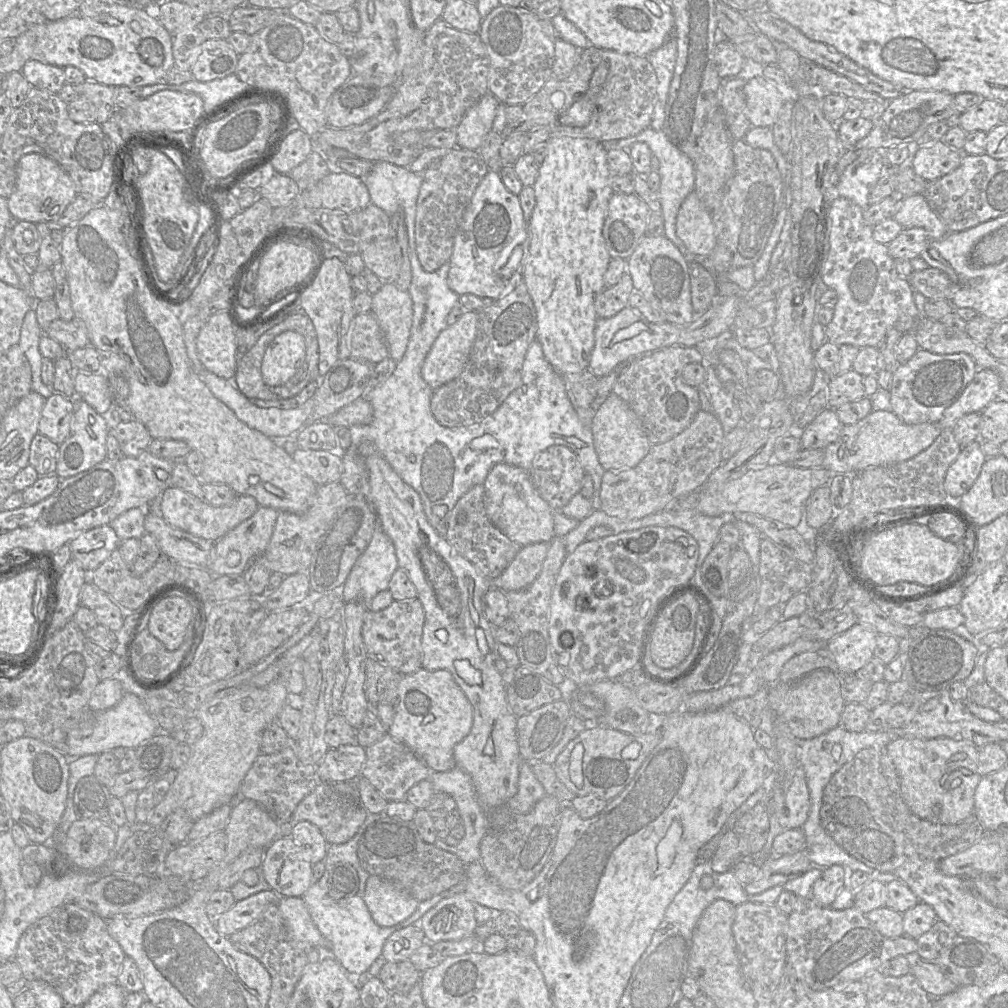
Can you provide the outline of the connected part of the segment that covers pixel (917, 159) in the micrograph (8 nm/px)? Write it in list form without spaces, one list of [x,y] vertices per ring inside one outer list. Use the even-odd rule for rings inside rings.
[[[943,140],[922,145],[907,164],[926,181],[935,181],[957,169],[963,152],[948,146]]]

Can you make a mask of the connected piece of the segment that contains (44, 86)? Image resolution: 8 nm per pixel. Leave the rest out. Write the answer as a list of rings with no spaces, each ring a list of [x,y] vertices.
[[[40,58],[28,60],[21,69],[31,87],[58,93],[65,84],[64,69],[48,64]]]

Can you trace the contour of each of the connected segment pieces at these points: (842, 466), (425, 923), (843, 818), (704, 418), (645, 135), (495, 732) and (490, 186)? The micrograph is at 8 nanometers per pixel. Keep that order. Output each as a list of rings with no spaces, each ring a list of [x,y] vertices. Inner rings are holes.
[[[873,411],[859,422],[843,427],[839,437],[824,449],[823,467],[832,474],[855,474],[869,467],[911,459],[926,450],[941,434],[938,423],[907,425],[892,411]]]
[[[465,893],[438,902],[419,921],[426,941],[460,940],[474,934],[478,926],[475,904],[478,903],[472,902]]]
[[[869,747],[859,751],[832,775],[823,791],[820,819],[824,831],[843,850],[881,874],[893,874],[910,860],[941,861],[970,847],[988,832],[974,813],[956,824],[941,824],[914,815],[901,797],[898,775],[886,747]]]
[[[699,410],[690,424],[670,440],[651,445],[647,455],[633,468],[605,471],[602,476],[599,507],[606,515],[632,520],[663,511],[669,503],[700,489],[708,477],[723,463],[722,448],[725,433],[714,412]]]
[[[650,127],[646,128],[644,131],[633,137],[604,141],[601,143],[605,144],[605,149],[608,151],[618,148],[628,149],[635,142],[646,143],[649,146],[652,154],[655,155],[659,161],[659,168],[657,170],[657,173],[660,176],[660,188],[658,190],[658,194],[664,221],[664,236],[678,248],[687,262],[700,262],[707,270],[711,271],[711,262],[708,257],[690,254],[682,241],[677,237],[675,231],[675,222],[678,210],[688,194],[694,190],[695,174],[691,159],[683,152],[681,152],[675,145],[673,145],[663,131],[656,131]]]
[[[362,441],[359,453],[364,461],[368,480],[368,500],[377,515],[378,523],[392,540],[398,561],[414,584],[417,598],[424,612],[421,646],[423,651],[422,668],[428,671],[448,670],[455,682],[464,692],[473,707],[473,723],[468,735],[454,748],[456,767],[466,771],[475,786],[479,803],[489,813],[510,800],[518,791],[519,766],[521,756],[517,738],[517,718],[508,706],[506,687],[501,673],[496,669],[493,626],[482,610],[484,593],[497,588],[503,592],[519,591],[528,587],[541,571],[549,543],[539,542],[521,547],[516,556],[496,578],[483,576],[466,558],[457,553],[445,537],[439,535],[430,525],[425,515],[419,494],[394,471],[372,441]],[[443,628],[448,633],[447,642],[442,643],[435,636],[435,631]]]
[[[488,170],[477,186],[457,229],[449,259],[448,286],[457,295],[475,294],[494,300],[511,293],[523,280],[525,264],[519,264],[511,276],[502,276],[501,269],[512,251],[527,239],[527,222],[519,197],[503,184],[499,172]]]

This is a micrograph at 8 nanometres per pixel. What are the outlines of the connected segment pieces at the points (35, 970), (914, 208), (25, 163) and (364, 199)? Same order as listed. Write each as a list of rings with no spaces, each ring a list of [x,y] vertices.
[[[66,903],[50,912],[23,933],[19,940],[15,960],[26,981],[44,981],[64,1000],[65,1005],[84,1005],[101,987],[117,983],[125,953],[110,935],[107,921],[76,903]]]
[[[923,194],[901,199],[893,218],[903,229],[916,227],[925,229],[931,241],[940,240],[950,233]]]
[[[29,153],[18,161],[16,186],[8,198],[8,209],[14,221],[56,222],[76,195],[73,181],[54,159],[39,153]]]
[[[330,172],[309,191],[301,191],[309,195],[309,206],[315,208],[340,209],[354,212],[364,209],[371,203],[370,193],[363,178],[346,172]]]

